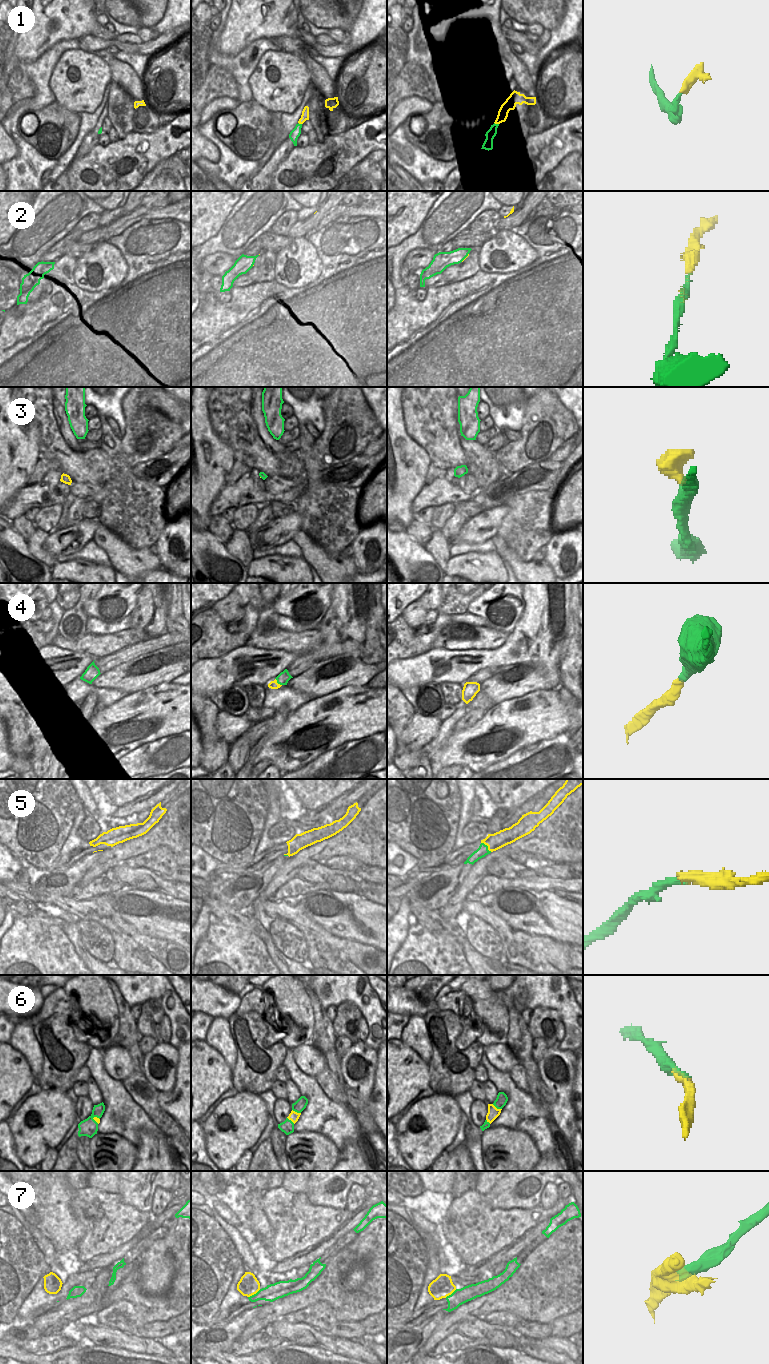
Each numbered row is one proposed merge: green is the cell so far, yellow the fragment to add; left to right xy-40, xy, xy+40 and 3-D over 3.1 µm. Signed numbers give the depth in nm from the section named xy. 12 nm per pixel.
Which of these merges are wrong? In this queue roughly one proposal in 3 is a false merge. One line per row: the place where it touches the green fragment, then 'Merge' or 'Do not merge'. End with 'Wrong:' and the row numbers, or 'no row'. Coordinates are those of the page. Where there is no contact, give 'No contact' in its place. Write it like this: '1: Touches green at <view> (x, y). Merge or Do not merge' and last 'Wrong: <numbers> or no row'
1: Touches green at xy+40 (496, 124). Do not merge
2: Touches green at xy+40 (465, 257). Merge
3: No contact. Merge
4: Touches green at xy (277, 682). Merge
5: Touches green at xy+40 (487, 846). Merge
6: Touches green at xy+40 (497, 1108). Merge
7: Touches green at xy (254, 1294). Do not merge
Wrong: 1, 7

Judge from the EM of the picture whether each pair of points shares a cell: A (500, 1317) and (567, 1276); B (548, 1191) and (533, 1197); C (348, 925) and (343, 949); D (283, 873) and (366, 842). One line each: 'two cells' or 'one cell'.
A: two cells
B: two cells
C: two cells
D: one cell

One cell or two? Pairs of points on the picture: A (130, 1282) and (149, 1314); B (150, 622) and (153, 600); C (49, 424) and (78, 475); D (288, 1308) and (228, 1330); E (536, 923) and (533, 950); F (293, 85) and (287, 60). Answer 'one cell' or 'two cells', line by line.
A: one cell
B: one cell
C: one cell
D: two cells
E: two cells
F: one cell

